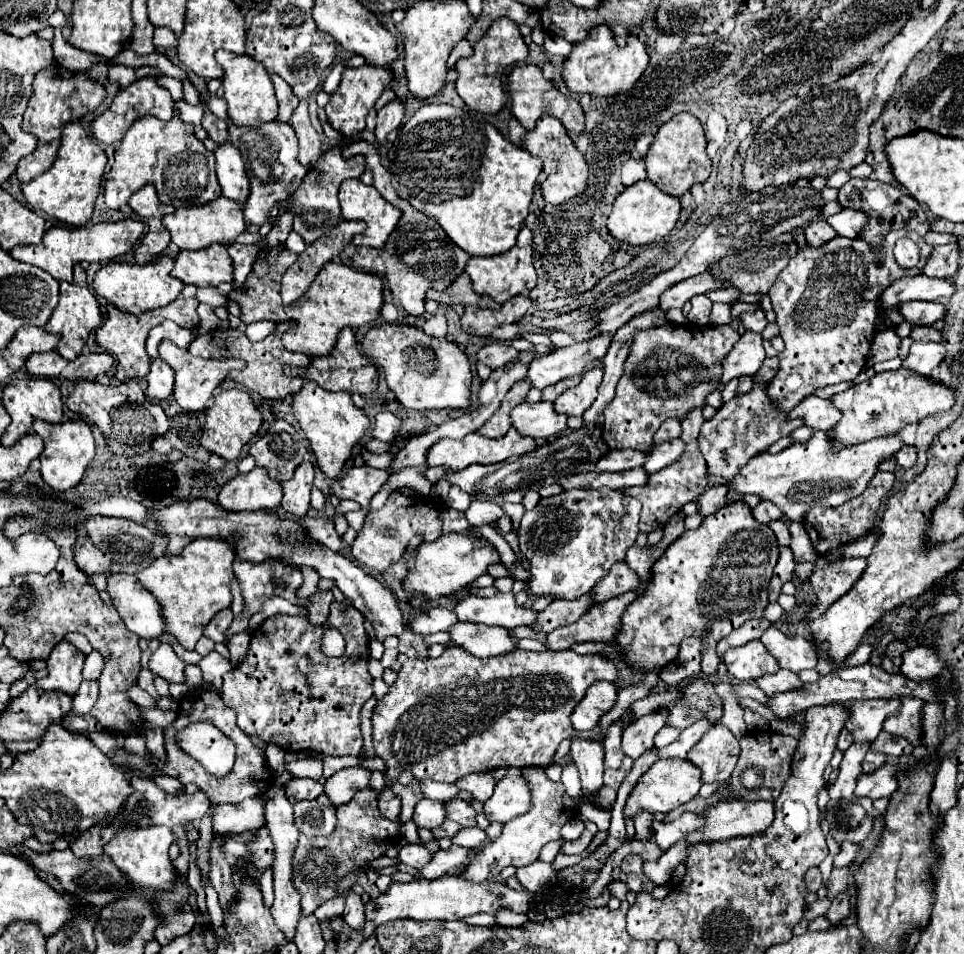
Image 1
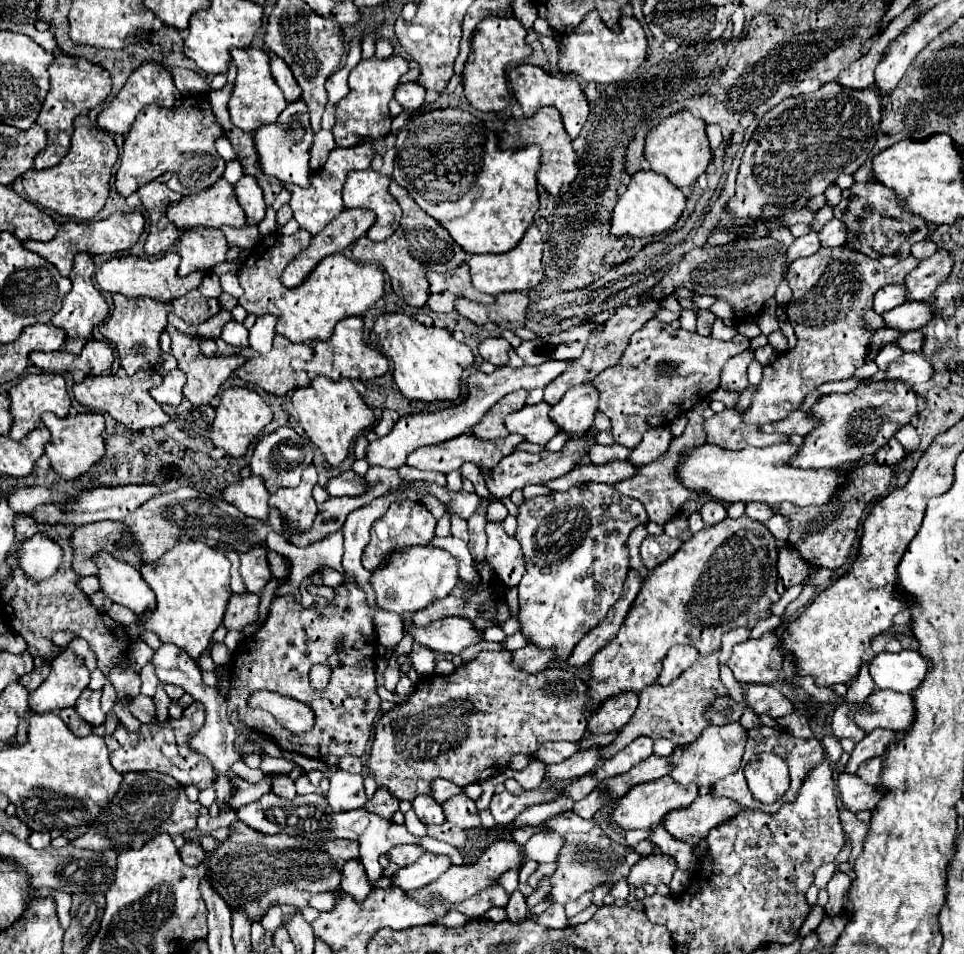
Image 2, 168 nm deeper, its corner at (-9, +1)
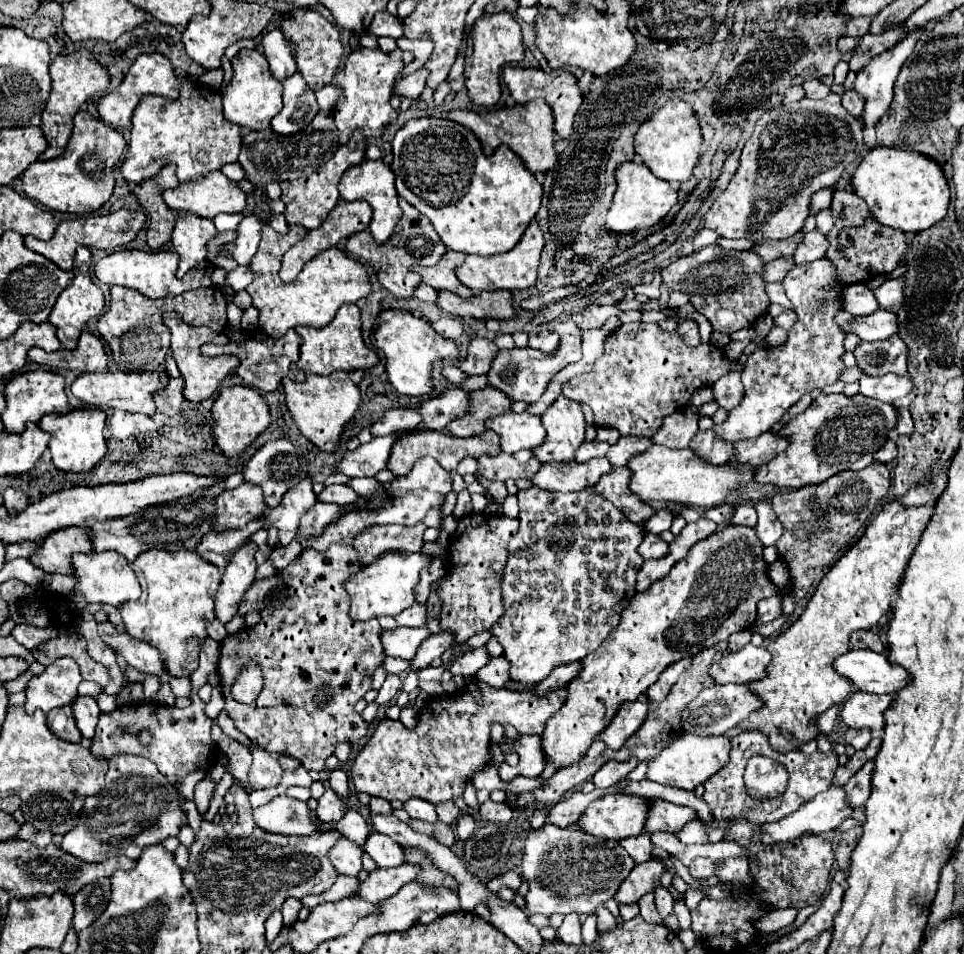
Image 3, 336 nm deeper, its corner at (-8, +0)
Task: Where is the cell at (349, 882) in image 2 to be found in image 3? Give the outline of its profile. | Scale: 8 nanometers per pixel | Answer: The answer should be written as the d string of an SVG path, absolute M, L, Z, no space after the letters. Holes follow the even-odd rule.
M341 837L335 843L335 847L331 849L331 863L335 865L335 869L339 873L343 873L347 877L357 877L361 873L361 869L363 869L361 855L363 855L363 851L355 843Z

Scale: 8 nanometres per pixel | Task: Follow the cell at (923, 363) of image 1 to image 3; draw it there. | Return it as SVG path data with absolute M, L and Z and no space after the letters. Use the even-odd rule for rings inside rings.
M885 373L883 377L861 377L859 393L879 399L879 401L897 401L913 391L913 379L909 375Z

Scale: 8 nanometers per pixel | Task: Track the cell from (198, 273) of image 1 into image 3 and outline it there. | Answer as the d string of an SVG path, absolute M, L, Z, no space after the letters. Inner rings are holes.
M179 213L173 229L171 245L179 255L177 277L181 279L189 269L207 259L207 245L217 235L213 221L203 219L195 213Z

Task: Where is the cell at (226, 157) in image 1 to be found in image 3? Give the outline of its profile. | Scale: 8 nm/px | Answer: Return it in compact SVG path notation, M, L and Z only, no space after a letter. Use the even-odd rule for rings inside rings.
M255 213L245 215L237 227L237 239L233 241L233 245L225 245L223 249L229 251L239 265L249 265L251 257L255 255L255 251L259 247L263 225L265 225L265 221L261 221L259 215L255 215Z

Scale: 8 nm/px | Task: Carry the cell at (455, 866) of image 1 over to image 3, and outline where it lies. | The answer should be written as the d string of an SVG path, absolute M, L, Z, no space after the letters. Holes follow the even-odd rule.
M407 863L393 869L375 869L367 881L361 881L357 895L371 903L379 903L387 897L393 897L409 881L415 881L417 875L419 865L407 865Z

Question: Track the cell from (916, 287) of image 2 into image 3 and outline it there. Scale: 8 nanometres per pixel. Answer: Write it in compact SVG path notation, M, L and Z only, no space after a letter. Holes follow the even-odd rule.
M905 275L897 279L887 279L879 289L875 289L875 297L879 301L879 309L897 313L903 307L903 291L907 287Z

